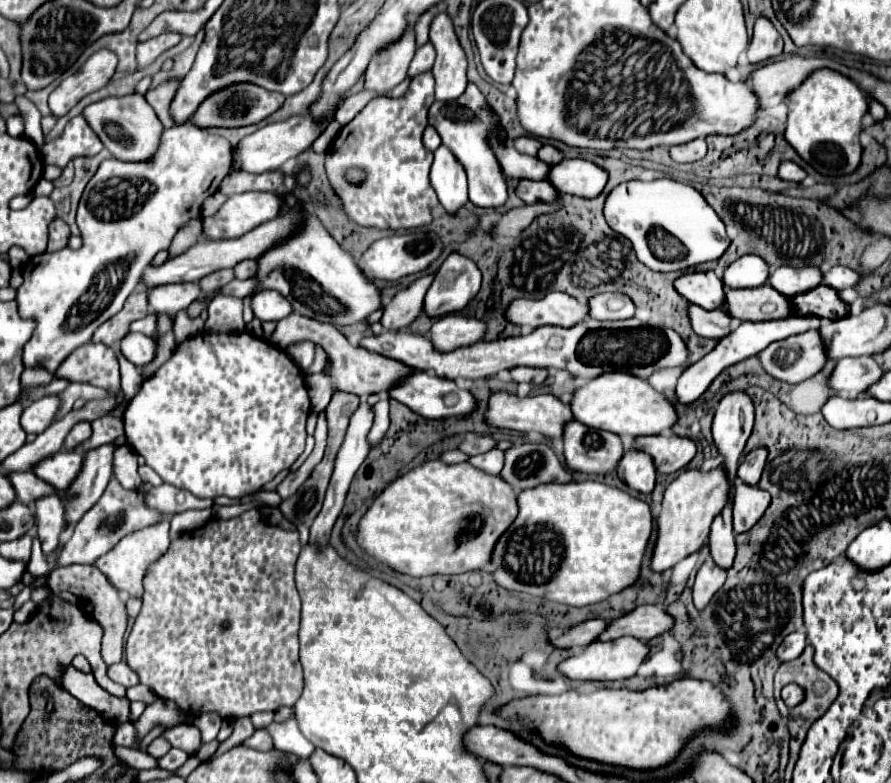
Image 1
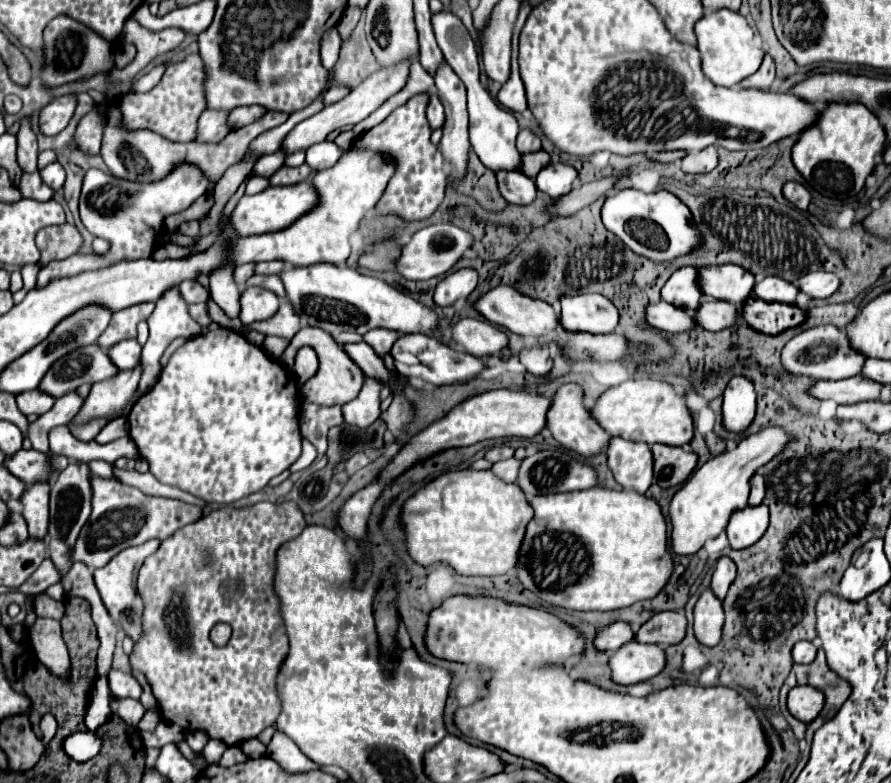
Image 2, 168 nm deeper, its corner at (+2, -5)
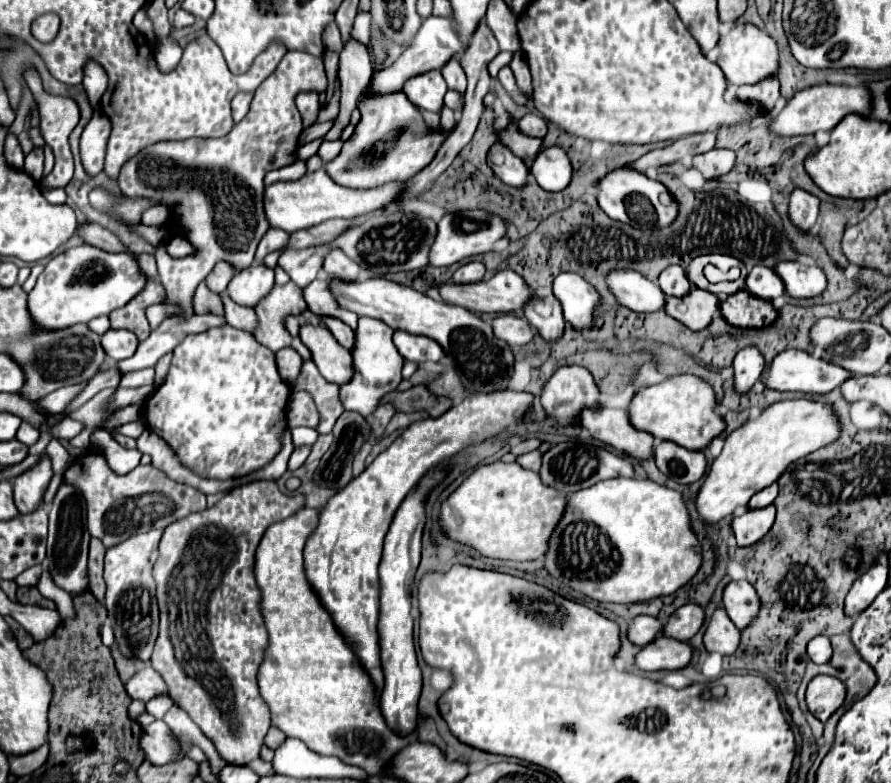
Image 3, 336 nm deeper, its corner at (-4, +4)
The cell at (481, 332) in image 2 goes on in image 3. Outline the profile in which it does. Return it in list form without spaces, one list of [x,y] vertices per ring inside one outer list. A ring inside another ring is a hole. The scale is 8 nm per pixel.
[[[506,313],[506,315],[496,317],[492,327],[494,327],[494,335],[498,339],[508,341],[510,345],[526,345],[536,335],[534,327],[530,327],[530,323],[524,317],[518,317],[514,313]]]

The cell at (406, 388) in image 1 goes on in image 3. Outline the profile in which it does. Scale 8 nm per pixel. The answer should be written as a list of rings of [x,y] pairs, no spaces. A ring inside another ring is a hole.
[[[322,317],[322,323],[326,325],[326,329],[336,337],[338,343],[342,343],[342,347],[346,349],[352,349],[352,343],[354,343],[354,331],[342,323],[340,319],[336,317]]]

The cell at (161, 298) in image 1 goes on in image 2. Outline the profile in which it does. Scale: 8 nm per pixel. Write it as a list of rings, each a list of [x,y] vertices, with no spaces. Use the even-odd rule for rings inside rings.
[[[184,280],[184,284],[180,284],[178,288],[180,288],[180,294],[186,300],[186,304],[196,304],[196,302],[206,302],[208,300],[208,290],[204,286],[200,286],[198,282]]]

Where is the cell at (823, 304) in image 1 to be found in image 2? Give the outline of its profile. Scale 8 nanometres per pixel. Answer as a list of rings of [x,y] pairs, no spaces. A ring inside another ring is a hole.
[[[754,298],[746,300],[742,316],[754,330],[772,336],[806,322],[806,310],[798,308],[796,304],[778,304],[778,302],[770,304]]]

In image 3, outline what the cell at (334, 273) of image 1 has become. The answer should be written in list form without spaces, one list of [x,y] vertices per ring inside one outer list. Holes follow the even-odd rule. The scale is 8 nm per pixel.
[[[364,279],[354,283],[330,281],[330,289],[336,301],[358,313],[358,317],[374,317],[388,323],[392,329],[402,329],[412,335],[424,335],[436,339],[444,353],[456,363],[456,373],[468,395],[472,393],[490,393],[508,389],[508,377],[514,367],[514,355],[508,343],[502,339],[494,339],[492,325],[486,323],[480,315],[470,309],[448,305],[442,301],[434,301],[432,297],[414,291],[410,287],[402,287],[388,279]]]

